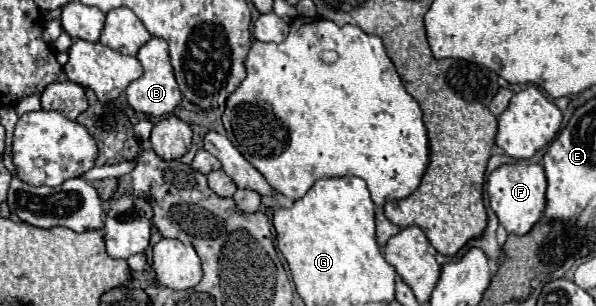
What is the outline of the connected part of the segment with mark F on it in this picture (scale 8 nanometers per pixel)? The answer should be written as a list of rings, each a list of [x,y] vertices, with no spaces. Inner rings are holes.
[[[510,163],[500,165],[488,175],[490,207],[496,213],[506,233],[526,235],[542,217],[546,207],[546,175],[542,165],[536,163]]]

